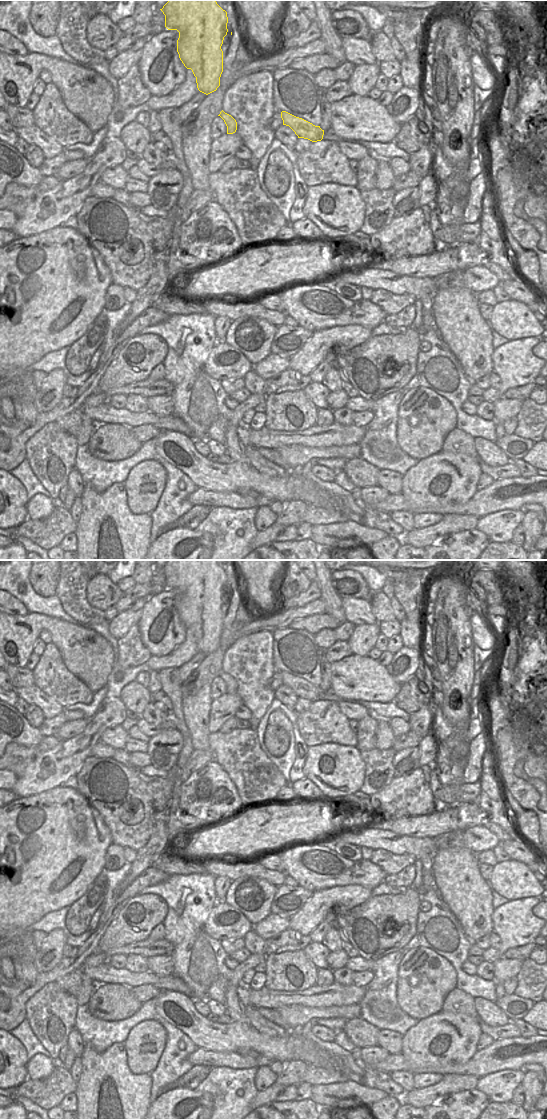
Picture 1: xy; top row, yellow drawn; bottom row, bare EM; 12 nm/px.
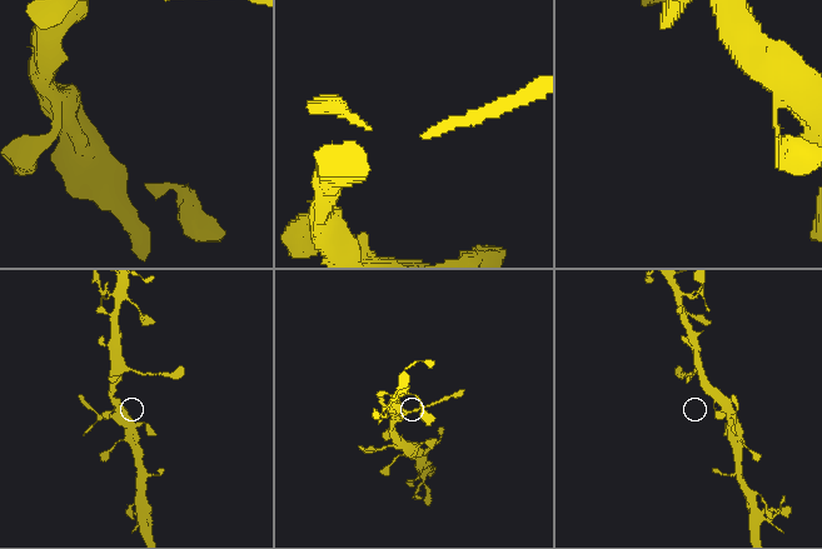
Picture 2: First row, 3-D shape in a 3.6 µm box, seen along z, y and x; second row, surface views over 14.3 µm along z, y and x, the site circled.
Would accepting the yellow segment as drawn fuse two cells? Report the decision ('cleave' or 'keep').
keep

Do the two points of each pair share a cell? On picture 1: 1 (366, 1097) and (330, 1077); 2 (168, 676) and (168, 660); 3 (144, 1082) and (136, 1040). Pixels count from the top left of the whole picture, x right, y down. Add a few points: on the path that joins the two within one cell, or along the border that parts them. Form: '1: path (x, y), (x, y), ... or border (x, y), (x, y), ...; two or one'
1: border (348, 1079), (342, 1082), (316, 1085); two
2: border (178, 667), (167, 667), (158, 671); two
3: border (126, 1056), (128, 1068), (132, 1073), (149, 1074); two

